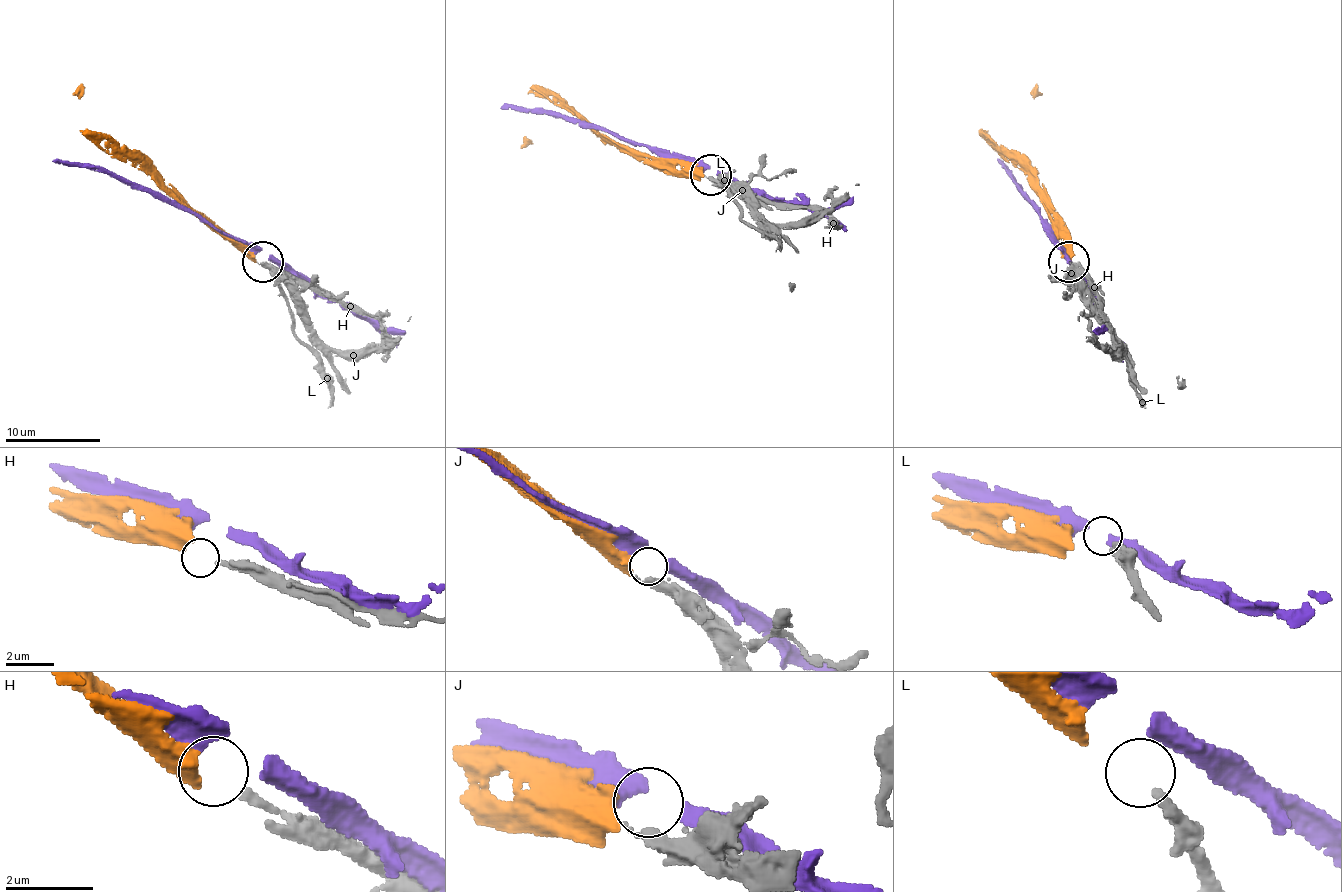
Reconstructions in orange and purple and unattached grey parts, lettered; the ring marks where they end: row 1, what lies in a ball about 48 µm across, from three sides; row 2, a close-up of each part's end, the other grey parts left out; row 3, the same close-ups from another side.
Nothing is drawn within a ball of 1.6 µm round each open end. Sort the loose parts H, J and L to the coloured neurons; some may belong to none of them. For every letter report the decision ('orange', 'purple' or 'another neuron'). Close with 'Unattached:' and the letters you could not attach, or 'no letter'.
H: another neuron
J: orange
L: another neuron
Unattached: H, L

